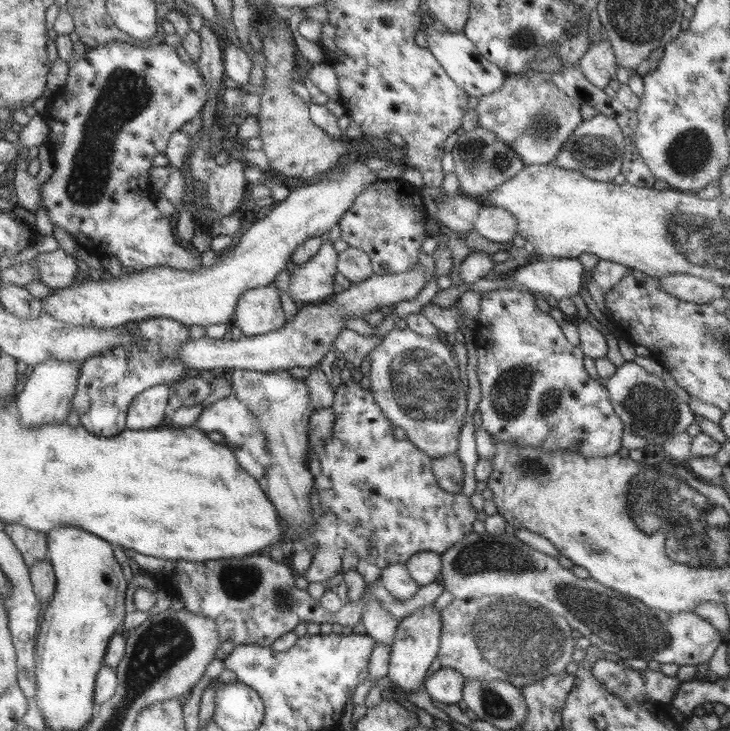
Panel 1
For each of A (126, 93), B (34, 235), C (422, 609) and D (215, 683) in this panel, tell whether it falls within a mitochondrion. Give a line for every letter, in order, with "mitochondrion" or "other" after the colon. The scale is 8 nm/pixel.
A: mitochondrion
B: other
C: other
D: other

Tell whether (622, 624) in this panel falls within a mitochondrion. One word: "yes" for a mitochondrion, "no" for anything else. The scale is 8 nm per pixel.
yes

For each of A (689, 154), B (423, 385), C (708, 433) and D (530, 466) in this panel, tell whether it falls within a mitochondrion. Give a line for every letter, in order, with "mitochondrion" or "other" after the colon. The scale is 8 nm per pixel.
A: mitochondrion
B: mitochondrion
C: other
D: mitochondrion

